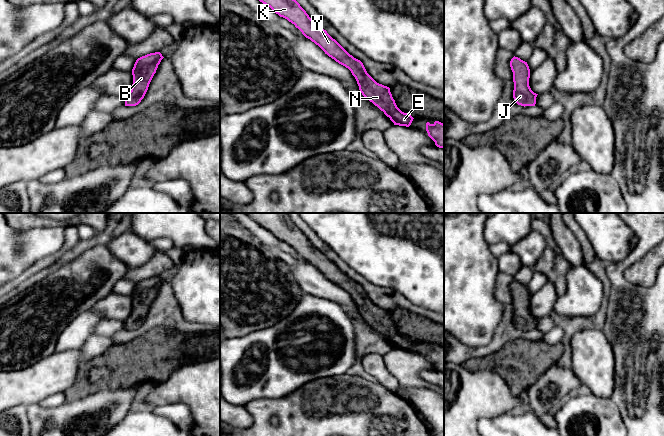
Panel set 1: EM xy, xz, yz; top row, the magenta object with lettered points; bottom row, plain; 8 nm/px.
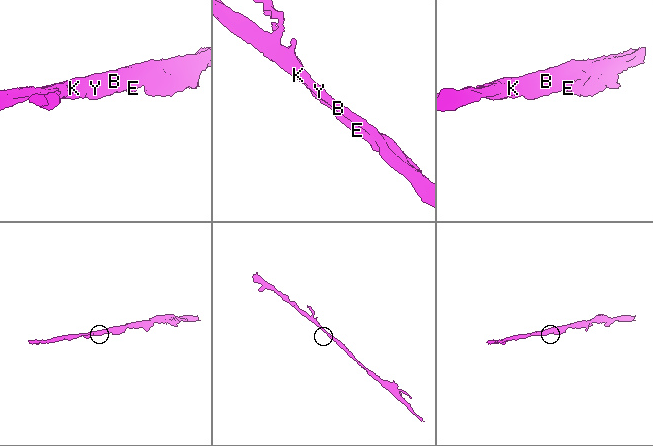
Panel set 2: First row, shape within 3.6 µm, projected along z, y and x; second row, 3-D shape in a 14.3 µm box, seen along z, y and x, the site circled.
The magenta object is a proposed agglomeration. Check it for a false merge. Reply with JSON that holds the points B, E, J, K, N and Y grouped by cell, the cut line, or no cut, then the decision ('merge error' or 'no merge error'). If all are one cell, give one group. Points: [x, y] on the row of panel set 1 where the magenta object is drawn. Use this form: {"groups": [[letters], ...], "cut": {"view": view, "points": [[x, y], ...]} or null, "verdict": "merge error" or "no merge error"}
{"groups": [["B", "E", "J", "K", "N", "Y"]], "cut": null, "verdict": "no merge error"}

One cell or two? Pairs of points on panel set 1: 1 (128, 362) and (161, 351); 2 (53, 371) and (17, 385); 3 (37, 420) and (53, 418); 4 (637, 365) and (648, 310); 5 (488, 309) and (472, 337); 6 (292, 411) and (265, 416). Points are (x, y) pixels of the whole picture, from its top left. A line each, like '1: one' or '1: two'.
1: one
2: one
3: one
4: one
5: one
6: one

